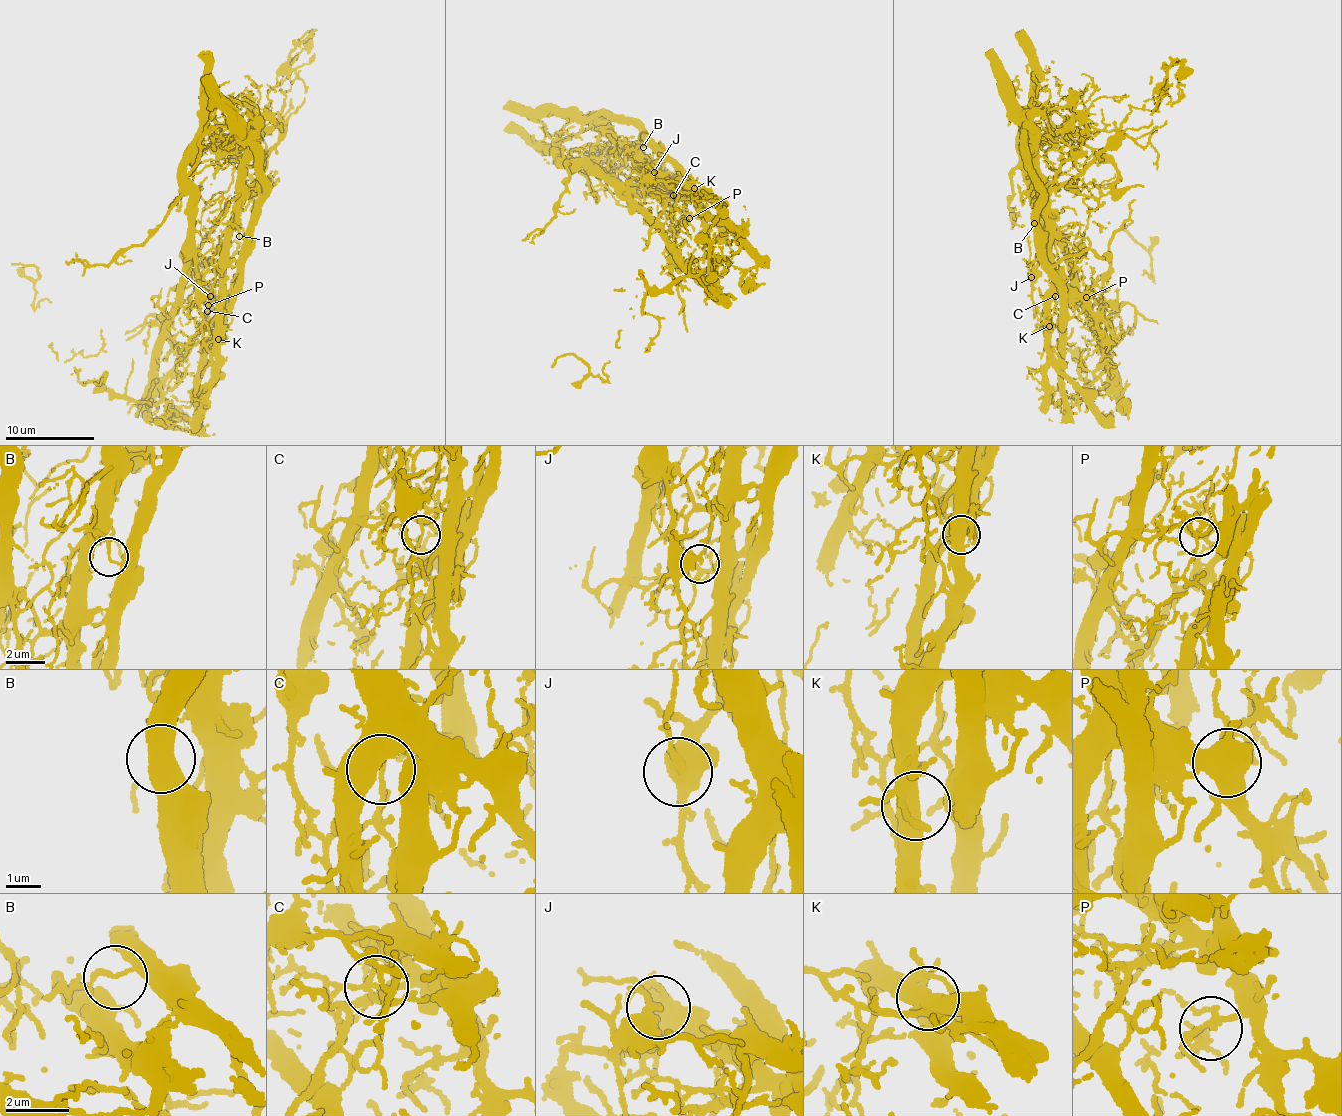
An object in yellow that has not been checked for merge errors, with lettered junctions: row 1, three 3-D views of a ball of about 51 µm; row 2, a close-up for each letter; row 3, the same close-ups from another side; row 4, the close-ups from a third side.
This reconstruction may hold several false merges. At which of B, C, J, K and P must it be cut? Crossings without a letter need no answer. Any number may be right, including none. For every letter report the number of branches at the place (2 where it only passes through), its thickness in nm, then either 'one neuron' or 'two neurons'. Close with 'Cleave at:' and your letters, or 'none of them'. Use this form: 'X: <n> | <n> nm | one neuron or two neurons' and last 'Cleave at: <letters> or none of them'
B: 2 | 130 nm | two neurons
C: 4 | 120 nm | two neurons
J: 2 | 320 nm | one neuron
K: 5 | 440 nm | two neurons
P: 4 | 190 nm | one neuron
Cleave at: B, C, K

